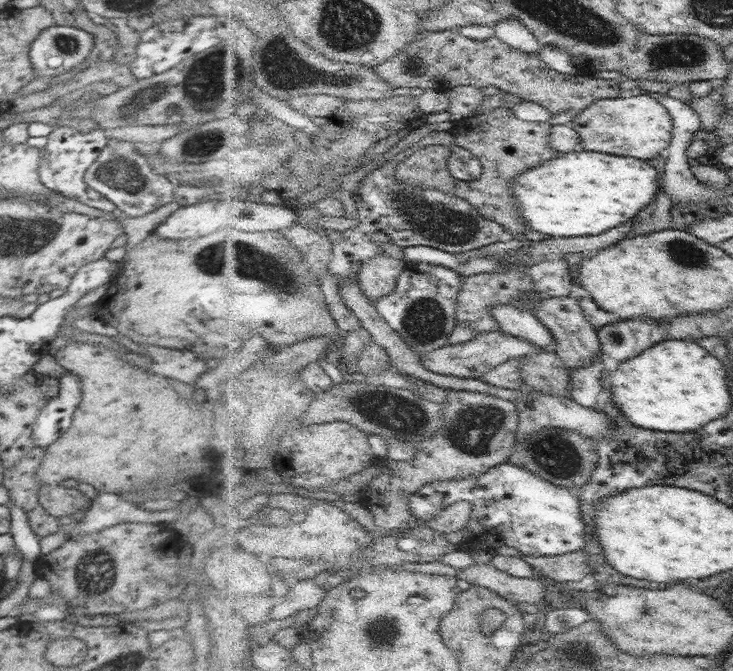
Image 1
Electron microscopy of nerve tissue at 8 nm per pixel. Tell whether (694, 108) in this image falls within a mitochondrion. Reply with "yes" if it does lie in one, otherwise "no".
no

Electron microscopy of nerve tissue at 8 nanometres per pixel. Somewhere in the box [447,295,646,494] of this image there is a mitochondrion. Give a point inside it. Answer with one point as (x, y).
(554, 453)

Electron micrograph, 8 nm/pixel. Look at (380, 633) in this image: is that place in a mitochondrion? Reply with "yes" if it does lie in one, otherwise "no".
yes

